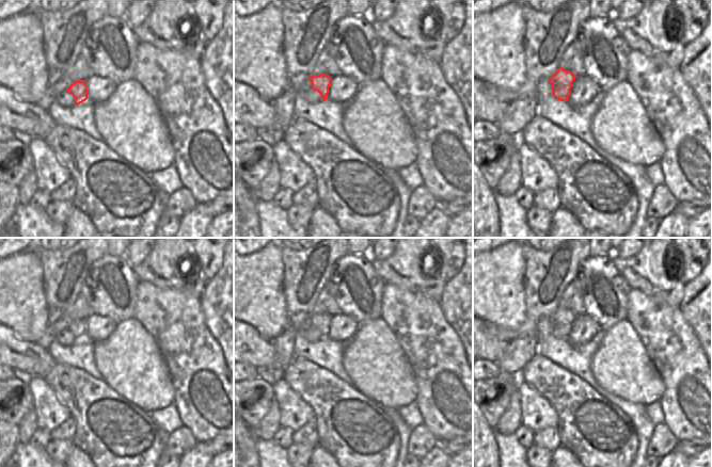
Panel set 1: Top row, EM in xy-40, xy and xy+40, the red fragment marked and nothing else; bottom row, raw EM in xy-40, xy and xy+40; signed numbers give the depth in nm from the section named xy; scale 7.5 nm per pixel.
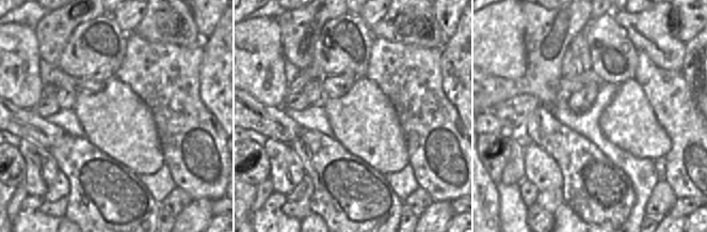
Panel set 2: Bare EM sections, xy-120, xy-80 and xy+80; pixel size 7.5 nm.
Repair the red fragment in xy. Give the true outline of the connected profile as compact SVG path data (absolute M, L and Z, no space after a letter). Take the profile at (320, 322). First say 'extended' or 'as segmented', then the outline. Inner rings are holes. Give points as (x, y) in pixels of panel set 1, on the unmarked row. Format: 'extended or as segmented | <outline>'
extended | M321 312L319 315L310 315L312 327L298 332L298 335L307 340L308 342L315 342L317 340L326 340L329 333L329 326L331 324L331 316Z

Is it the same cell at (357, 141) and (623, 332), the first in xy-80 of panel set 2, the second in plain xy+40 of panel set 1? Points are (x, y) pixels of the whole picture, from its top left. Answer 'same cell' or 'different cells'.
same cell

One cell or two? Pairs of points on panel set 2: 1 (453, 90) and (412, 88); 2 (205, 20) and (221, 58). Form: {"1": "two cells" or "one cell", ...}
{"1": "two cells", "2": "two cells"}

